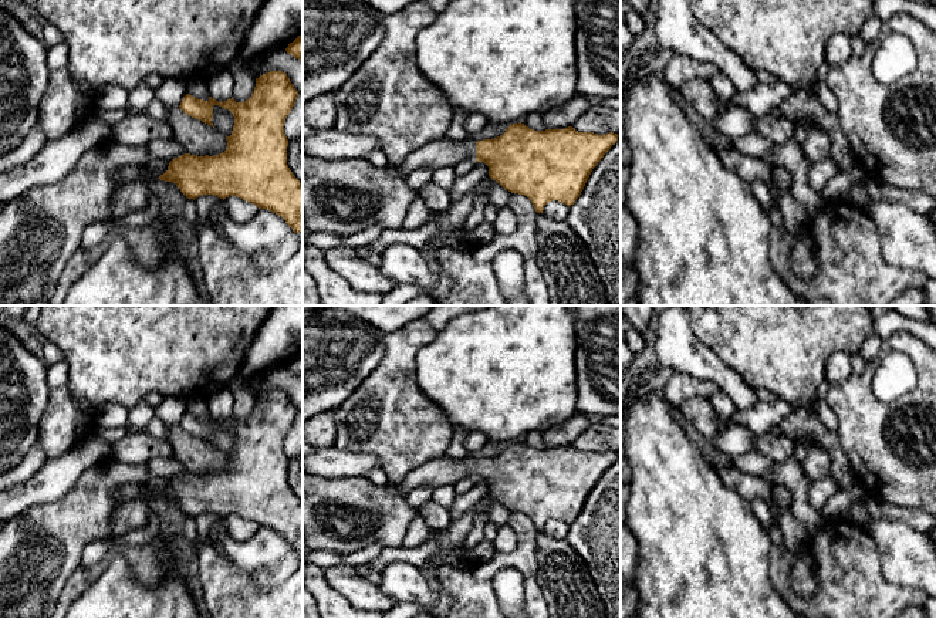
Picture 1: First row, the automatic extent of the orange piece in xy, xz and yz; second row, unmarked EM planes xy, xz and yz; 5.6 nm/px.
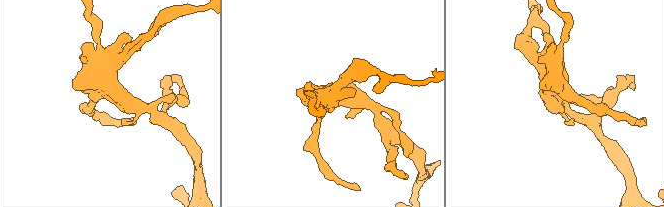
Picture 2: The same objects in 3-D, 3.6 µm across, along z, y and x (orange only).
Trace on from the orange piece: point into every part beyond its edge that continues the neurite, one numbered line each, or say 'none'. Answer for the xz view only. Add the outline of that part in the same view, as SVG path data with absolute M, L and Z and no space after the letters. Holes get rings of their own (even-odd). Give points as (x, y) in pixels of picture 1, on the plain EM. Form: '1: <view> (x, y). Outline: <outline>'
1: xz (445, 470). Outline: M442 456L420 465L406 475L401 483L389 484L389 487L396 490L401 496L406 496L410 490L420 486L429 486L432 489L455 486L464 477L476 477L476 459Z

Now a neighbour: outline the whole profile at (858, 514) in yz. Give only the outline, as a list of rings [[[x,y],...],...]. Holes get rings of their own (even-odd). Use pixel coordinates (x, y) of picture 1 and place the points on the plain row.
[[[858,499],[851,503],[851,509],[847,517],[864,528],[868,528],[872,521],[866,511],[864,499]]]

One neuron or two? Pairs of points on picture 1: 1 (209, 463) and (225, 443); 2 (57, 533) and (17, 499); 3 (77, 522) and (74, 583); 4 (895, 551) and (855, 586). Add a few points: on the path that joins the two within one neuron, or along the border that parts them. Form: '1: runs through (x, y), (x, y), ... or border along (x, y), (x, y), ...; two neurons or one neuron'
1: border along (215, 445), (225, 453); two neurons
2: border along (60, 497), (30, 506), (14, 519); two neurons
3: border along (78, 568), (68, 578), (58, 601); two neurons
4: border along (869, 532), (882, 573), (892, 583), (906, 586); two neurons

